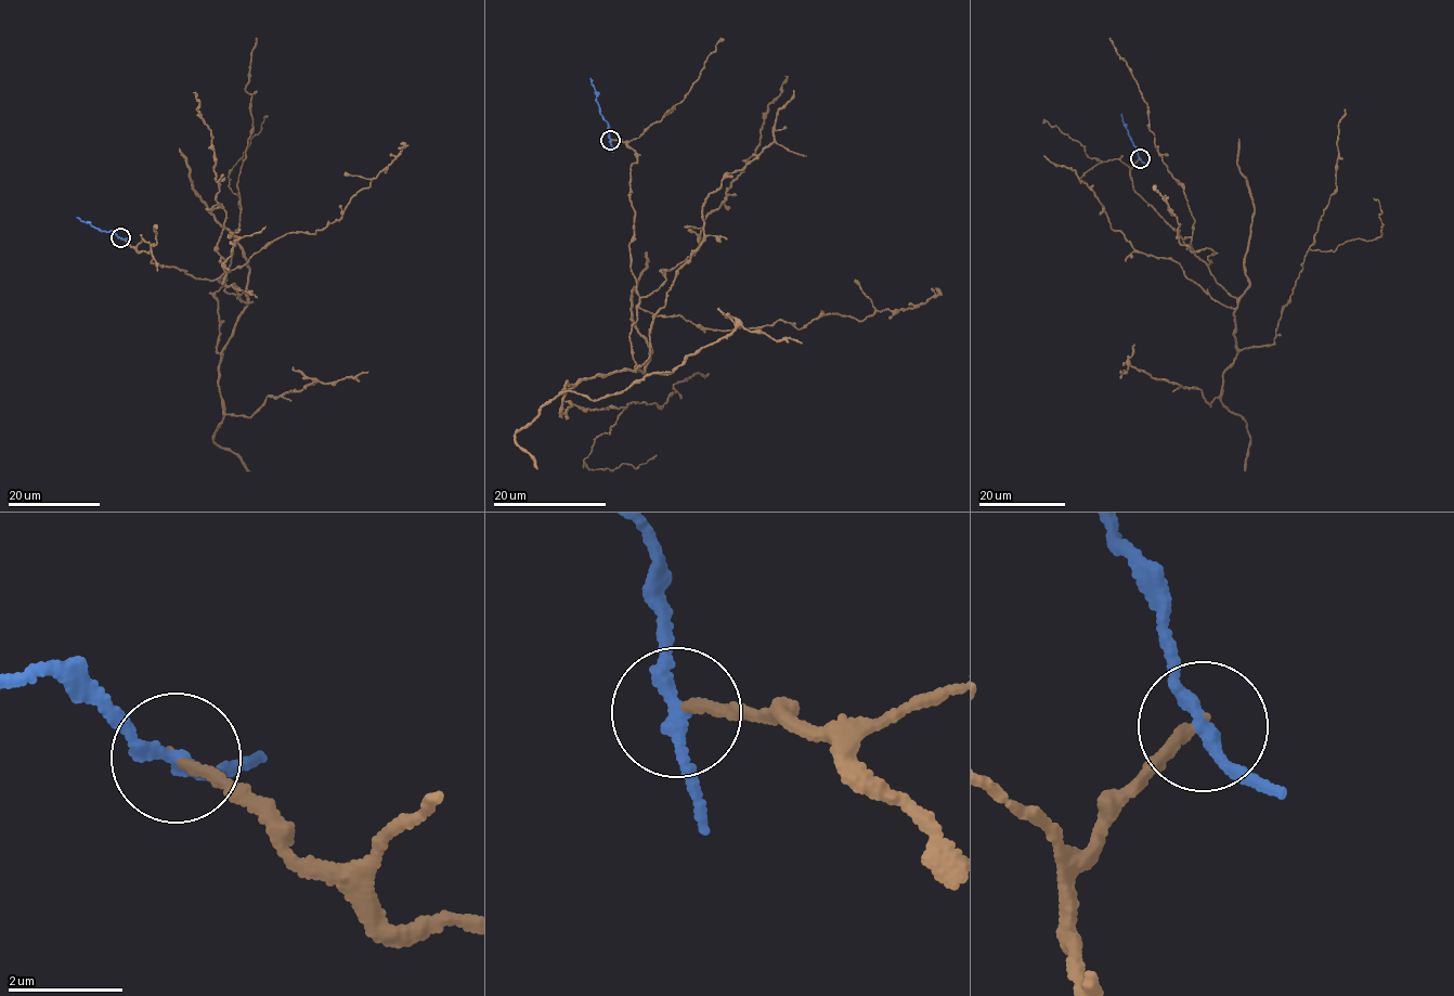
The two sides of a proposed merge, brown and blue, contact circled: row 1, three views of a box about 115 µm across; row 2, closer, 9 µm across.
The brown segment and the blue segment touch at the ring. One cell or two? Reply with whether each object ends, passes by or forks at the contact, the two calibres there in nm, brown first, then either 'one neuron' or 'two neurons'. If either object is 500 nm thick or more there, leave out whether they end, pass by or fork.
brown ends; blue passes by; calibres 150 and 240 nm; two neurons

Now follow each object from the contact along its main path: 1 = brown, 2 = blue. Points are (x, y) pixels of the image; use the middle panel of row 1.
1: (610, 140), (637, 160), (636, 365), (580, 382), (559, 414), (572, 402), (661, 406), (675, 384), (709, 374)
2: (610, 140), (608, 125), (589, 78)

